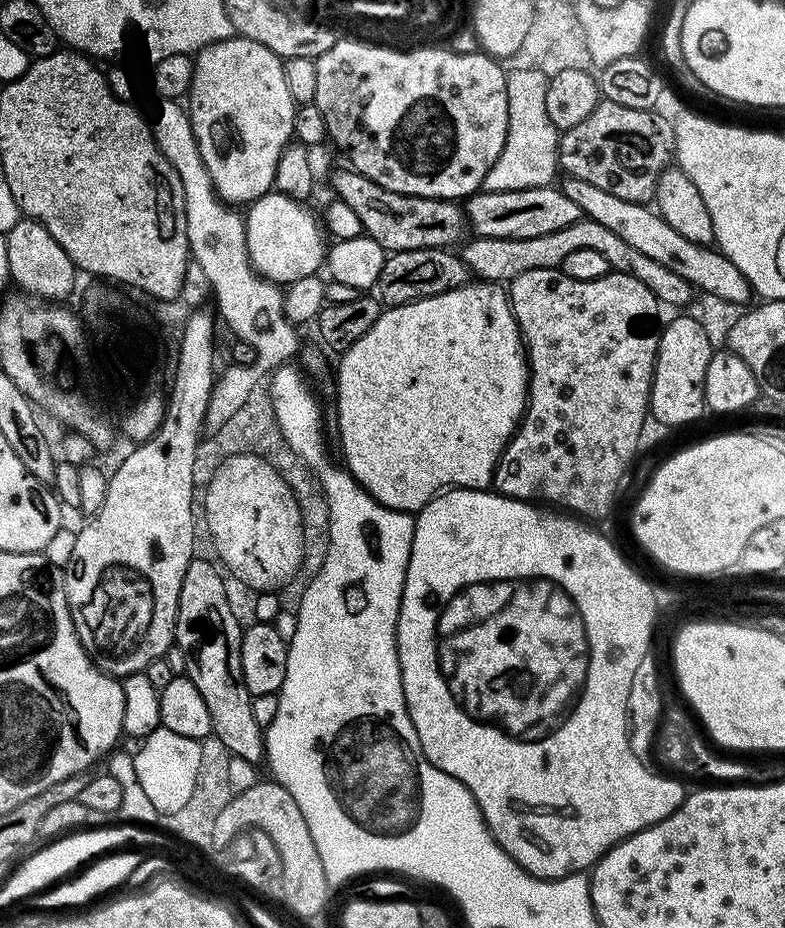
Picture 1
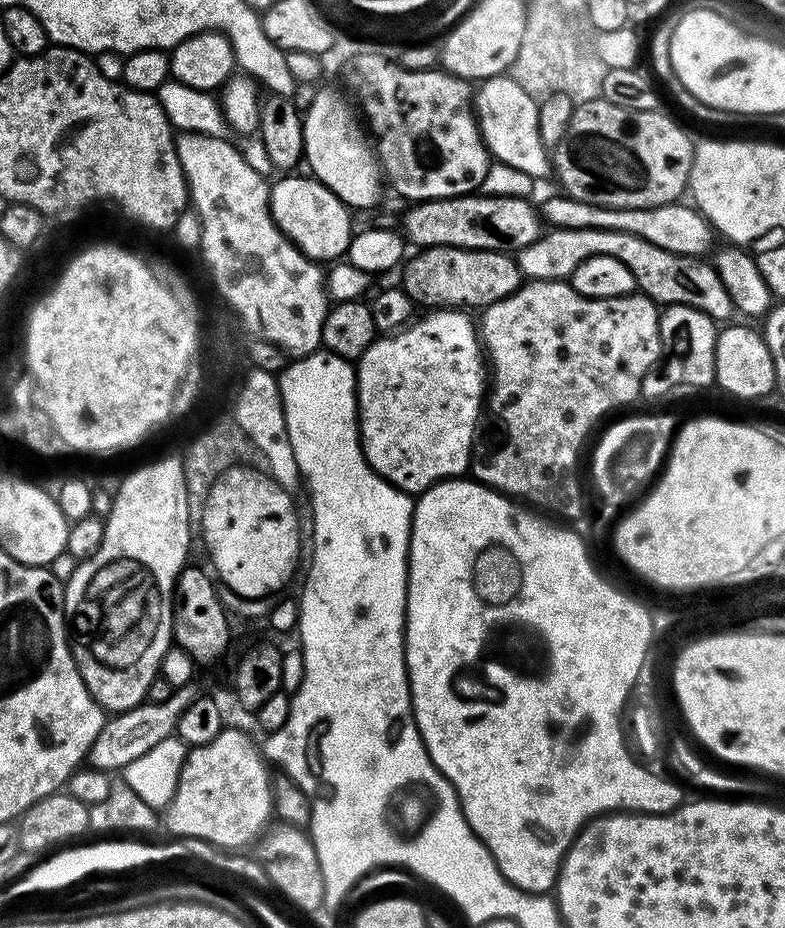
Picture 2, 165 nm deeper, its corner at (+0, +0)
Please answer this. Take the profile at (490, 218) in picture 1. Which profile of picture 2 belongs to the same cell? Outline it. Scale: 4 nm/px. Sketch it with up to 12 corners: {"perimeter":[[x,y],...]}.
{"perimeter":[[552,196],[553,229],[605,228],[681,256],[703,253],[706,221],[684,202],[626,208]]}

